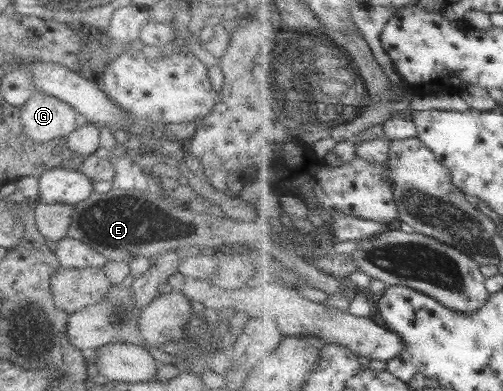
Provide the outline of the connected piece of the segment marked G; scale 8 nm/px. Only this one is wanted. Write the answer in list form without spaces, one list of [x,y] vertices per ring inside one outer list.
[[[36,91],[20,107],[20,118],[24,132],[38,144],[67,137],[88,123],[87,117],[76,111],[72,105],[40,91]]]

